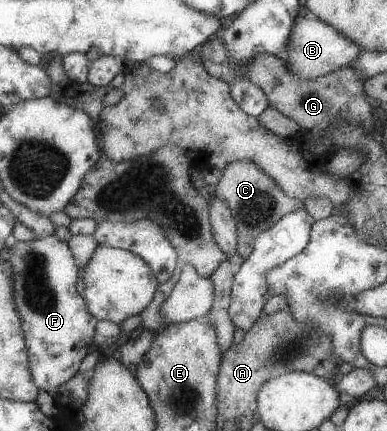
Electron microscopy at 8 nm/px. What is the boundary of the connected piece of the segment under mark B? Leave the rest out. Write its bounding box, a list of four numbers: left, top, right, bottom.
[279,17,364,79]

